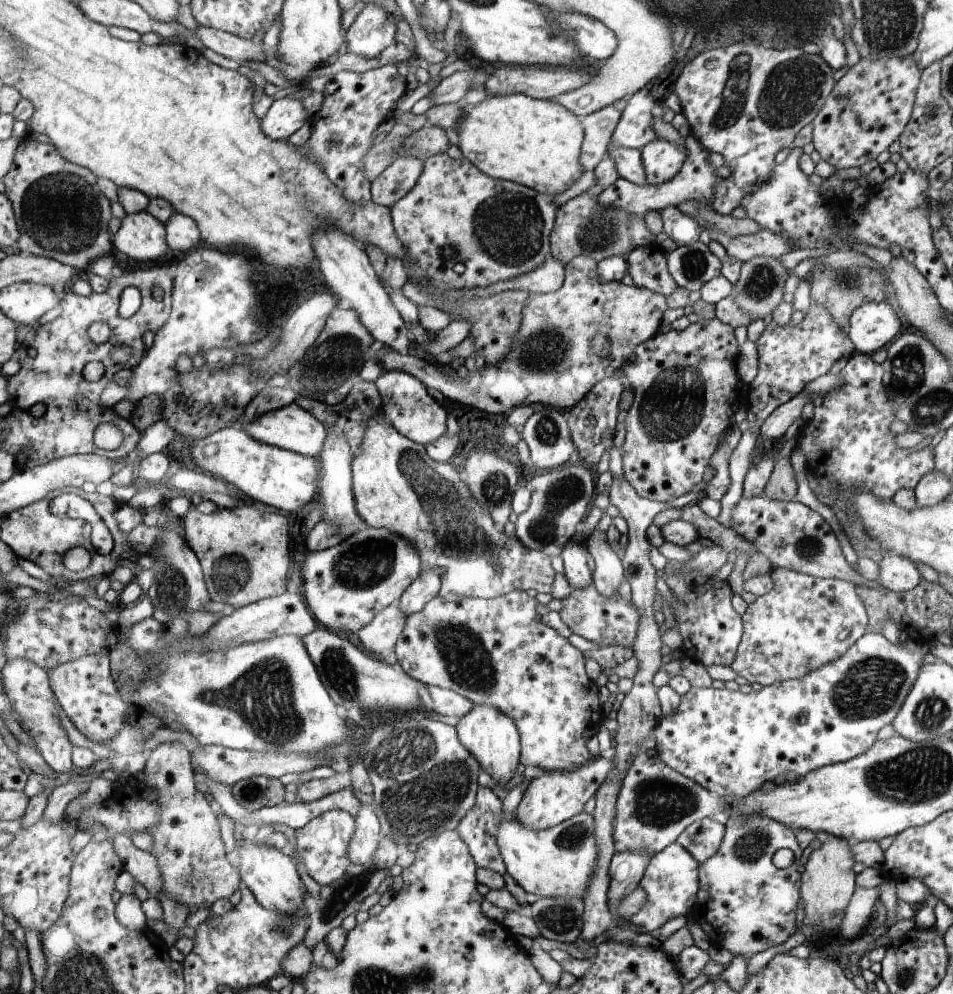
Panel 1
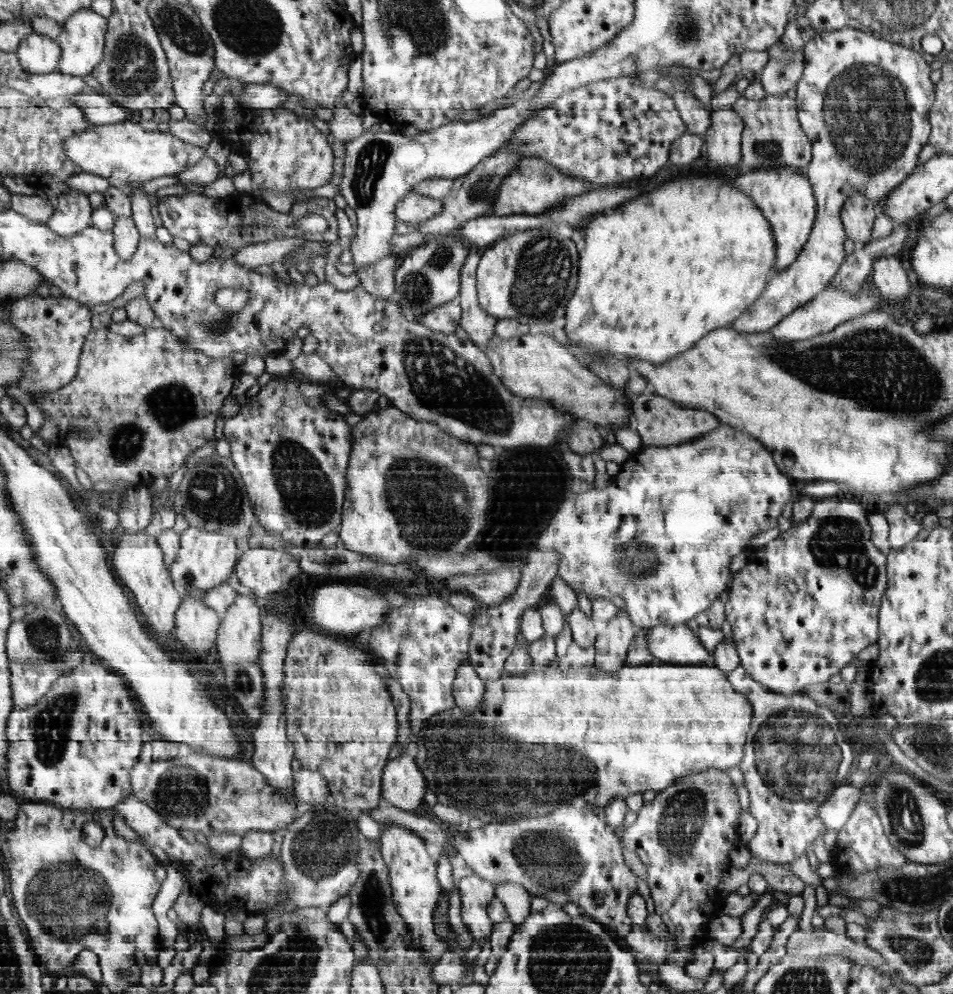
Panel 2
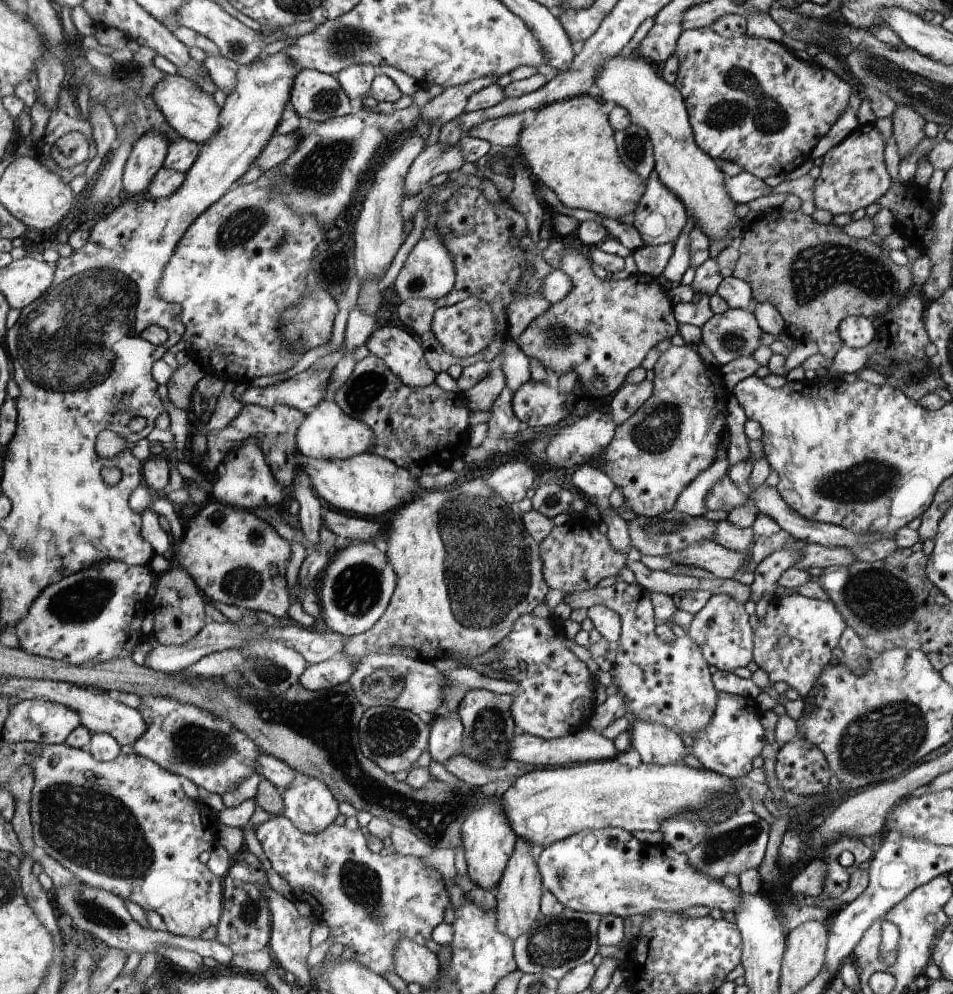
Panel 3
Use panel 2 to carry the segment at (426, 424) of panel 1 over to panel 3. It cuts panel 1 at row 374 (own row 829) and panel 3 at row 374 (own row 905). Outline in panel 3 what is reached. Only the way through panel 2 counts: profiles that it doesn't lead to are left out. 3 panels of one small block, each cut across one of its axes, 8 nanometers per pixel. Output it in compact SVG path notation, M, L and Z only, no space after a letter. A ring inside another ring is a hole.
M379 328L367 346L375 356L381 356L407 386L421 390L435 384L437 370L429 364L423 342L407 328Z

